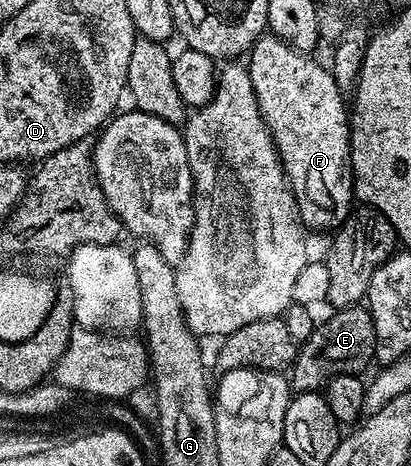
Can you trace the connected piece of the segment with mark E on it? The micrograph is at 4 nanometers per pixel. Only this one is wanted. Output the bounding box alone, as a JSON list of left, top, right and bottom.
[288,304,375,393]

